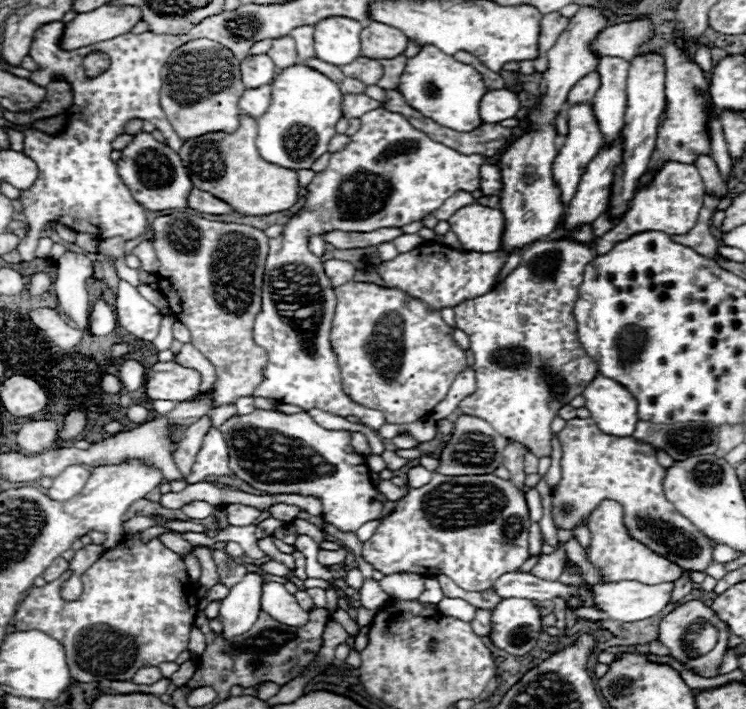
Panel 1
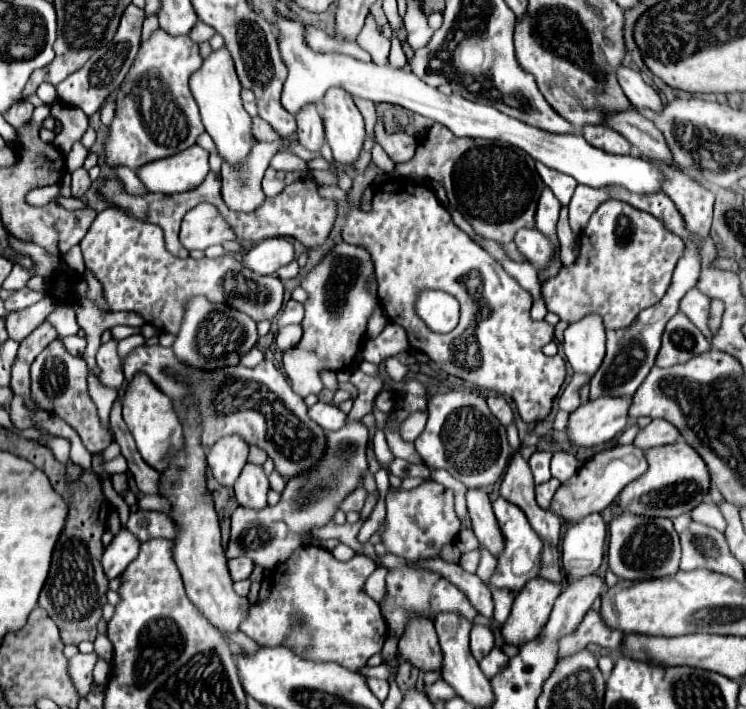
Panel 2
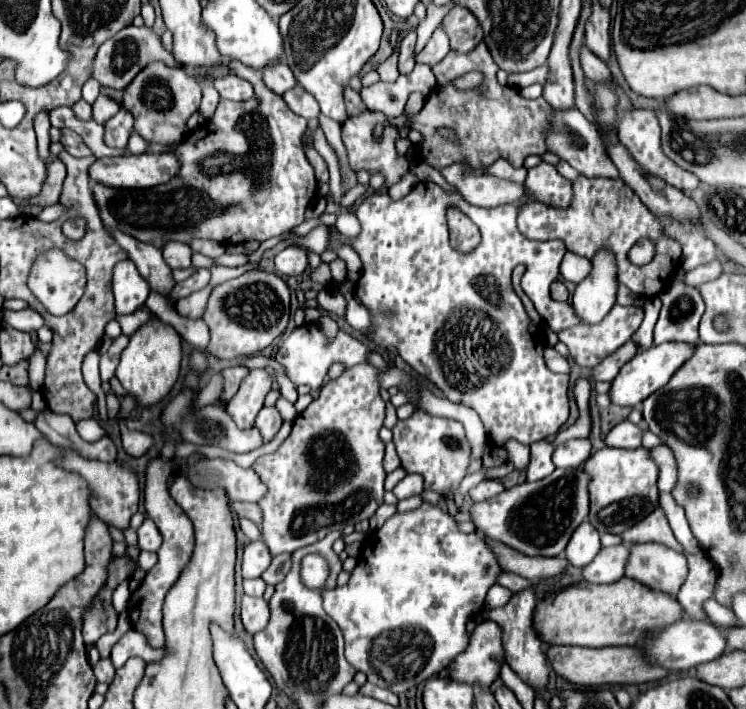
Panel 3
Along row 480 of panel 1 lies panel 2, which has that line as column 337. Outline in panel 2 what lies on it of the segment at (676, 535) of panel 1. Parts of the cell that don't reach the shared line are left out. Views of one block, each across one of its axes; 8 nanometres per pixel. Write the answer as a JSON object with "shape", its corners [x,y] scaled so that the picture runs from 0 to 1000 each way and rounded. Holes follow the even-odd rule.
{"shape":[[[408,767],[402,770],[381,795],[367,801],[365,807],[365,835],[362,843],[349,852],[338,855],[332,872],[322,880],[322,889],[343,903],[349,911],[386,911],[391,920],[399,920],[399,925],[408,925],[413,931],[424,934],[450,934],[472,948],[480,948],[491,931],[512,917],[512,908],[517,906],[520,886],[509,866],[509,855],[485,835],[485,827],[491,815],[504,804],[504,795],[477,781],[466,793],[456,793],[445,784],[442,776]]]}

